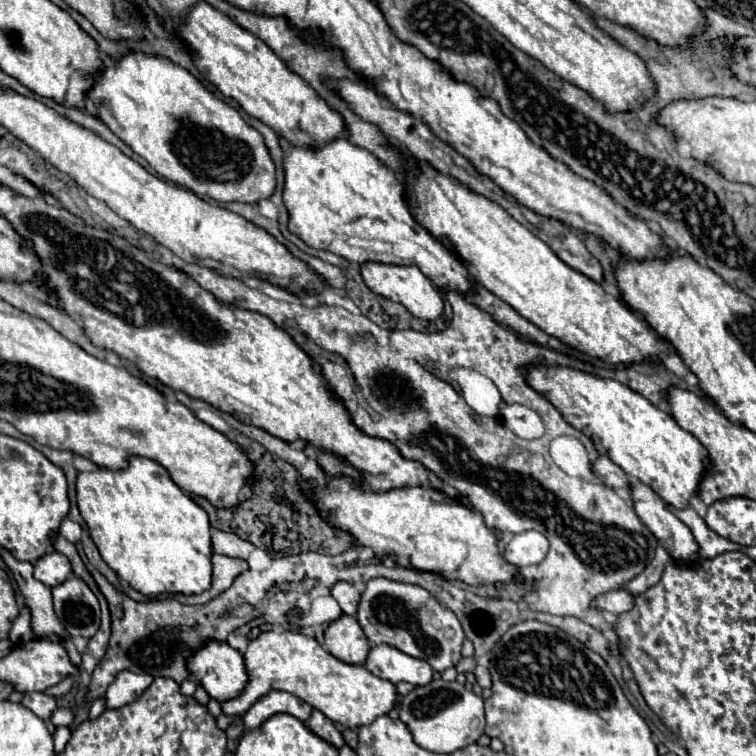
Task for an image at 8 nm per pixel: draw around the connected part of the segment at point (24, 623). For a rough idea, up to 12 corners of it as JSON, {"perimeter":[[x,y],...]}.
{"perimeter":[[24,606],[9,639],[21,645],[33,638],[31,614]]}

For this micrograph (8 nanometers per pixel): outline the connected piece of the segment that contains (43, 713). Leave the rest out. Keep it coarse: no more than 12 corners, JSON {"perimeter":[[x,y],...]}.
{"perimeter":[[25,693],[21,705],[49,721],[55,697]]}

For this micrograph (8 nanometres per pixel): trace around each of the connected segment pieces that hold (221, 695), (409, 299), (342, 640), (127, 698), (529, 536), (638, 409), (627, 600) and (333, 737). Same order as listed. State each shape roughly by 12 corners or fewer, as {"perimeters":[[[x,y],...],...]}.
{"perimeters":[[[215,639],[187,669],[221,703],[247,683],[243,655]],[[361,263],[365,285],[415,317],[443,311],[417,265]],[[341,615],[327,627],[333,657],[363,665],[371,649],[357,619]],[[121,671],[105,693],[105,707],[137,701],[151,685],[147,673]],[[539,531],[509,539],[503,557],[517,569],[545,559],[549,541]],[[531,367],[529,385],[631,479],[685,509],[711,467],[613,379]],[[609,591],[591,601],[593,607],[619,615],[633,605],[633,595]],[[313,709],[307,727],[337,749],[345,743],[333,721]]]}

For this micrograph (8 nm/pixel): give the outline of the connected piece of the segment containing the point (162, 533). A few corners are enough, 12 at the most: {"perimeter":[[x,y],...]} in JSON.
{"perimeter":[[163,465],[79,473],[101,557],[143,595],[213,579],[207,513]]}

